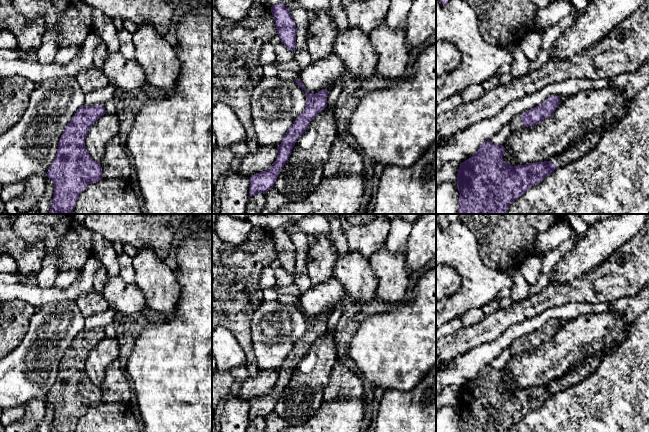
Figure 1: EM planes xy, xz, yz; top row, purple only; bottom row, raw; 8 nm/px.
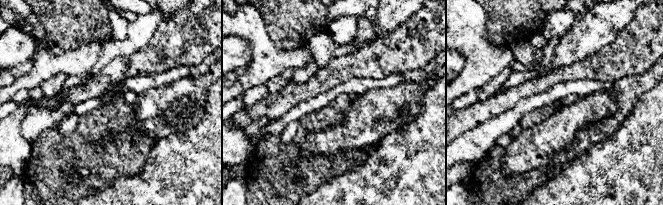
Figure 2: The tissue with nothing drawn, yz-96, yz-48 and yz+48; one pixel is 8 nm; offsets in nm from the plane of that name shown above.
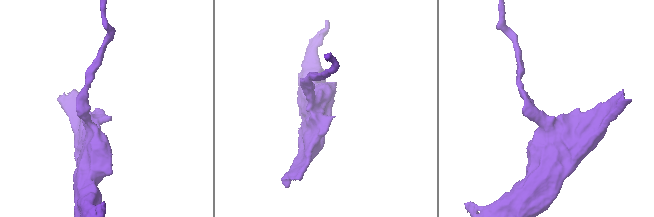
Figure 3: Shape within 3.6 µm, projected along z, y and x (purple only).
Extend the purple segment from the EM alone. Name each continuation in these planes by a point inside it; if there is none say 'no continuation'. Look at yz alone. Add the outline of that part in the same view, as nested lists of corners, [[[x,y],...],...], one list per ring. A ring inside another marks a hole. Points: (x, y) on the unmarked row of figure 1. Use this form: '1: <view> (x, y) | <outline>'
1: yz (515, 348) | [[[523,337],[517,338],[513,341],[513,343],[510,346],[510,351],[512,355],[518,355],[523,353],[525,350],[521,347],[521,341]]]

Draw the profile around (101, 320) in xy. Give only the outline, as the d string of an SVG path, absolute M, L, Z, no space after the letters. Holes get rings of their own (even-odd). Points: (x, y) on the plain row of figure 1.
M107 309L103 312L88 316L84 320L85 330L105 329L113 322L115 312Z

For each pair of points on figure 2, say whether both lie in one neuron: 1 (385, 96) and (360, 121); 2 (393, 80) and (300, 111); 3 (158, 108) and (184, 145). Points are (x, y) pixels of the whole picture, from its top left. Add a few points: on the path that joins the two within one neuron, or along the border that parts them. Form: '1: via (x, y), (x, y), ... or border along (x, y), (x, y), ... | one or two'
1: via (379, 102), (366, 115) | one
2: via (370, 83), (342, 88), (323, 100) | one
3: border along (197, 123), (157, 140) | two

